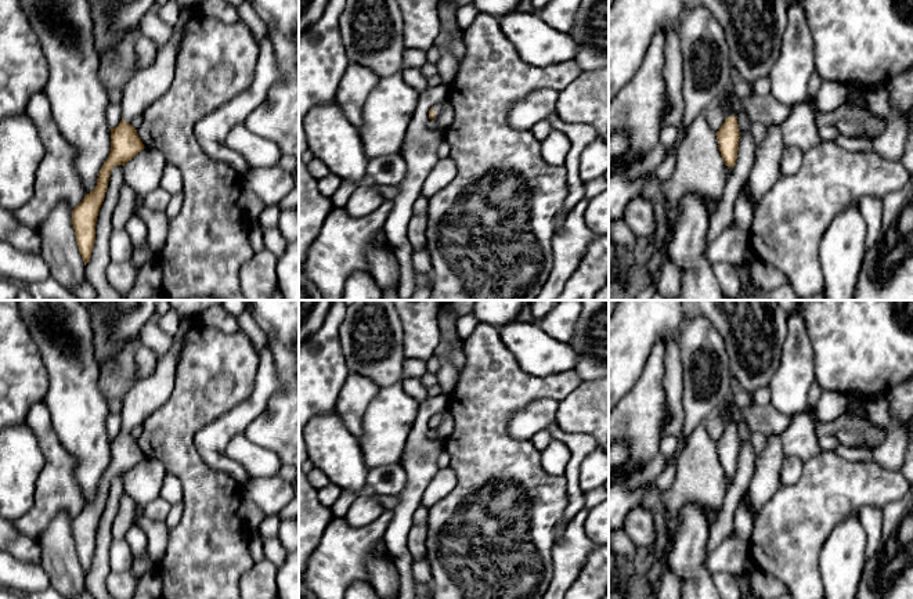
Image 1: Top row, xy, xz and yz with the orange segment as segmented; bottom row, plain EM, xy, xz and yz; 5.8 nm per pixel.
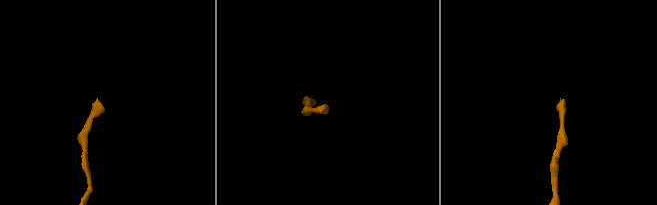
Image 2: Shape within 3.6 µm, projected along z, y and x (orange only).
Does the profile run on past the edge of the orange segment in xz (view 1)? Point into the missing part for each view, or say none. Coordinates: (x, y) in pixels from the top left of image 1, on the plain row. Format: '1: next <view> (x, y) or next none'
1: next xz (437, 418)

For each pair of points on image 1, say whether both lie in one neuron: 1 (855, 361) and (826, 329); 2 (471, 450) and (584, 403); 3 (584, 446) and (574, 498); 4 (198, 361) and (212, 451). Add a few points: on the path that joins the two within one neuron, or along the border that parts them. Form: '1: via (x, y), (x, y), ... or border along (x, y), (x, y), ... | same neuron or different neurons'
1: via (850, 353), (834, 338) | same neuron
2: border along (583, 381), (559, 403) | different neurons
3: via (576, 458), (573, 486) | same neuron
4: border along (235, 406), (197, 432), (194, 437), (197, 453) | different neurons

